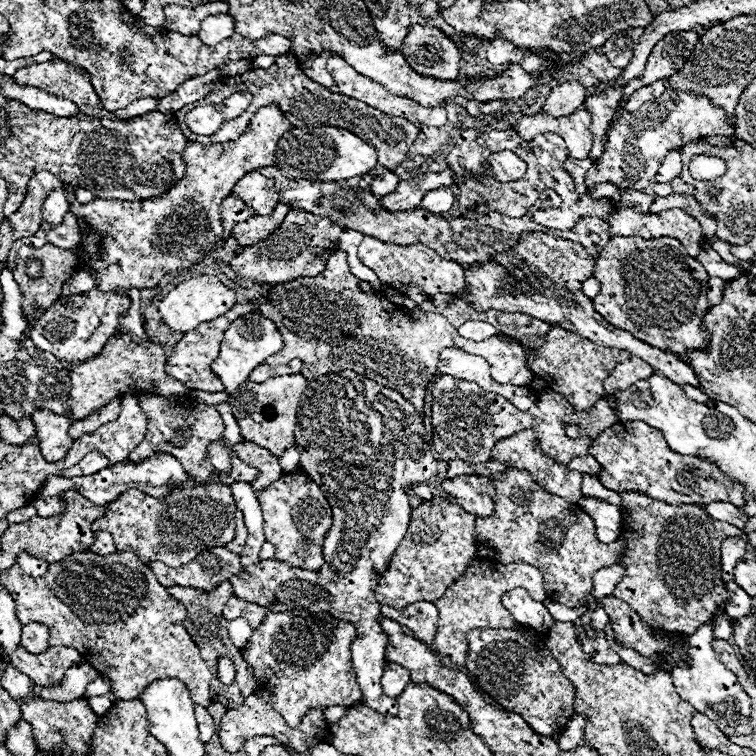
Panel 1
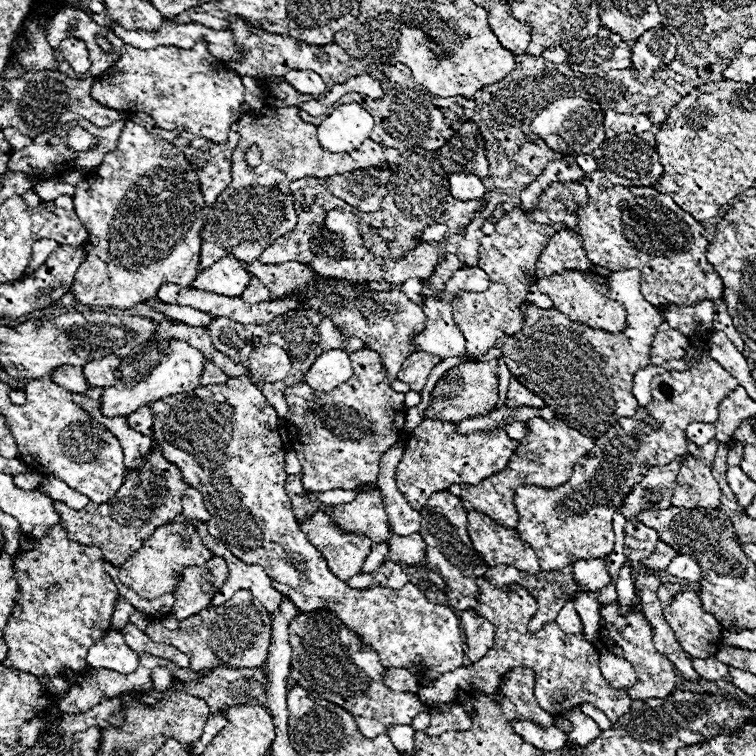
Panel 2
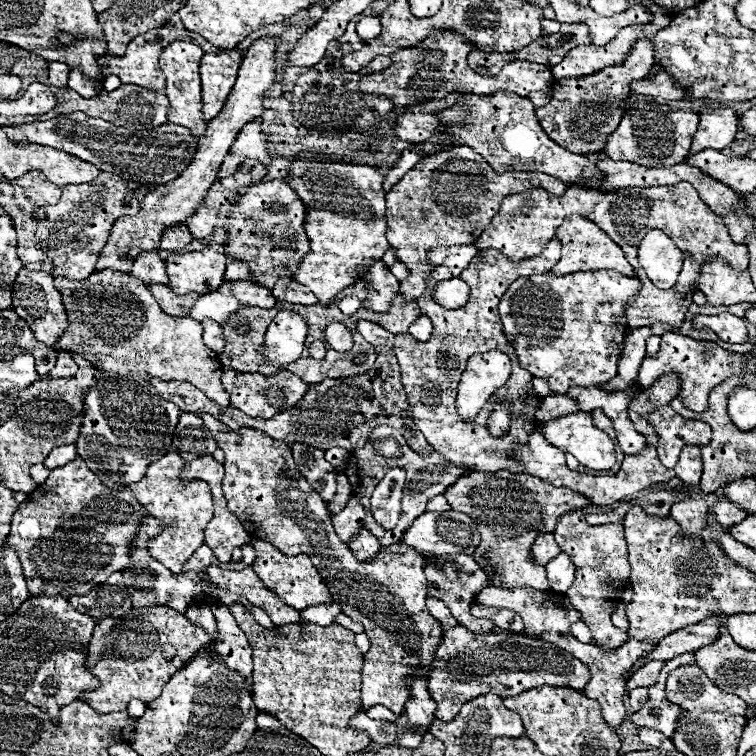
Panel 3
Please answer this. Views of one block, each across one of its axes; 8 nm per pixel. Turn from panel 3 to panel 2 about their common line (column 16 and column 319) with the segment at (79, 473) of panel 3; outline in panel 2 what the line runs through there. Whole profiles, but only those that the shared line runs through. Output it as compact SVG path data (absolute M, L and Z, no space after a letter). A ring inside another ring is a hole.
M324 510L314 512L308 520L298 522L298 524L300 524L302 532L306 534L306 538L310 540L310 544L314 544L314 546L318 548L318 552L326 558L328 568L330 568L340 580L348 580L350 576L354 576L354 574L358 574L358 572L362 570L362 564L364 564L366 556L370 554L370 538L368 538L368 536L342 530L340 526L336 526L334 518L332 518L328 512L324 512Z

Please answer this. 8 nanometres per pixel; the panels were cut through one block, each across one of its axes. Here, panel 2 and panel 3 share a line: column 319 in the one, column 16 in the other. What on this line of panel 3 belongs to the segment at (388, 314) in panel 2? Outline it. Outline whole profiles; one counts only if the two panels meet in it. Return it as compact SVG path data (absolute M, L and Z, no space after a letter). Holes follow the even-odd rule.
M22 268L14 282L12 308L20 318L24 318L30 324L34 336L46 346L54 346L54 340L60 338L64 330L68 328L68 318L66 318L66 310L62 304L62 296L54 288L54 276L48 272L36 272L36 270Z

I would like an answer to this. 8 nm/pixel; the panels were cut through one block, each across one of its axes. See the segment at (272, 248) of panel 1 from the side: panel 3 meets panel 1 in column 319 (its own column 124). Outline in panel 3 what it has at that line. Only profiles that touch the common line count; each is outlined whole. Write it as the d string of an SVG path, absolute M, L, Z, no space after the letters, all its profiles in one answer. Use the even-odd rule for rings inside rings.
M262 36L256 42L252 42L248 52L244 54L234 90L230 92L222 112L214 120L208 122L206 136L202 140L198 140L194 160L188 164L188 168L182 172L182 176L178 176L166 184L160 184L160 186L156 186L156 190L148 192L144 196L144 200L140 202L138 214L122 216L114 222L112 232L108 236L108 242L98 256L96 272L110 268L110 270L128 274L134 258L140 252L152 252L152 250L160 248L162 232L166 232L166 228L172 228L174 224L186 222L196 212L196 208L204 202L210 186L216 182L222 160L228 154L230 146L234 144L240 128L246 122L250 122L262 114L262 108L264 108L262 100L266 98L266 90L270 90L272 84L276 82L276 76L278 76L278 72L276 72L276 38L274 36Z

